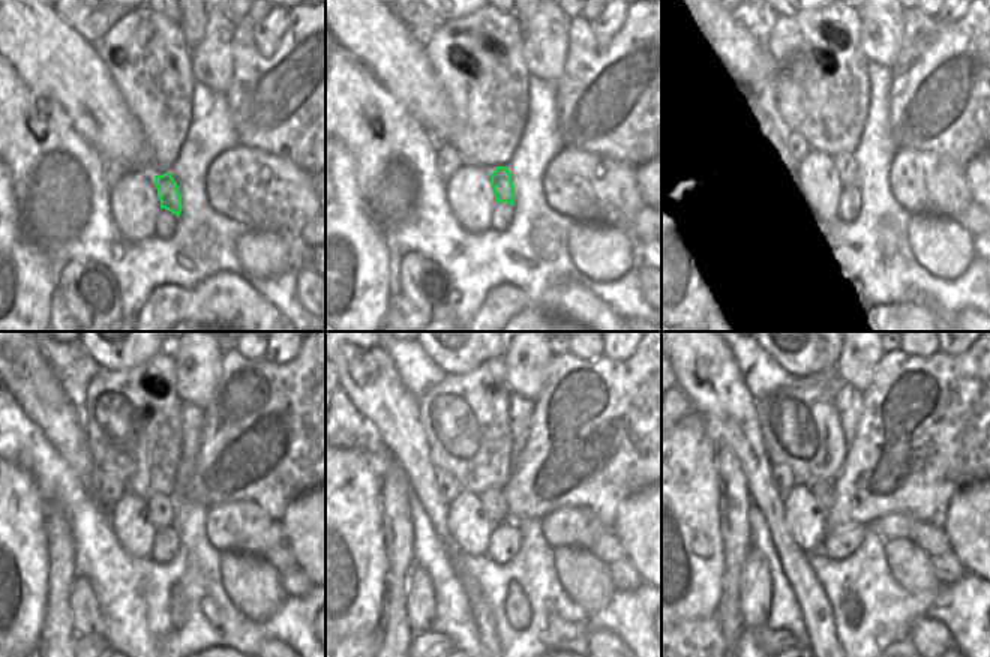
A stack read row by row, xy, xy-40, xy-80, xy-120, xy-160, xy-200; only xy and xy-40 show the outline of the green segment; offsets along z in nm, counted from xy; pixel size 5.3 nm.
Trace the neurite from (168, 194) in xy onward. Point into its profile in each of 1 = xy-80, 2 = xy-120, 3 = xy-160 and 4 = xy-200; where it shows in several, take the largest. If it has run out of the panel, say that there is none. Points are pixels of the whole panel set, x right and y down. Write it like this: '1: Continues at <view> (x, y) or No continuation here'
1: Continues at xy-80 (842, 176)
2: Continues at xy-120 (159, 504)
3: Continues at xy-160 (492, 500)
4: Continues at xy-200 (822, 491)

